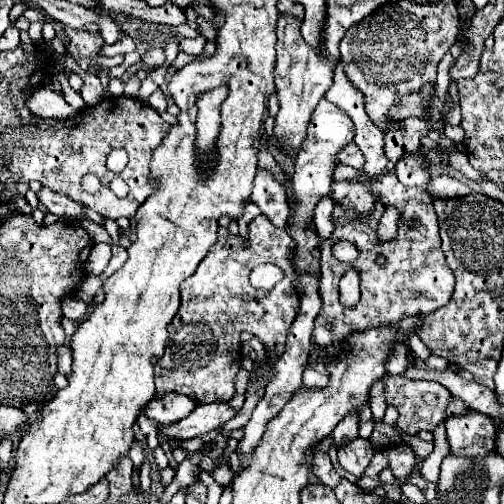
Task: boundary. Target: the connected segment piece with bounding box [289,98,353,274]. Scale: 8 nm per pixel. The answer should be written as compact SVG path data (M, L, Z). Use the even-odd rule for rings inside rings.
M321 98L321 104L317 104L311 116L307 136L301 146L301 158L303 158L305 168L297 168L297 160L295 160L295 174L293 174L293 196L297 200L297 208L293 210L293 216L291 216L293 228L289 228L289 234L297 242L297 270L301 270L303 274L319 272L319 244L321 242L311 232L313 210L319 198L325 196L333 184L331 176L337 166L337 152L341 152L341 148L349 144L351 140L353 140L353 122L349 120L349 116L345 116L345 112L341 112L341 108L337 108L329 100Z

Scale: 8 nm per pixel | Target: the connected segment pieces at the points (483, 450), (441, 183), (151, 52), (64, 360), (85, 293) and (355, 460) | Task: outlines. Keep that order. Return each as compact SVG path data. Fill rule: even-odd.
M471 410L467 416L447 422L449 456L477 458L487 456L495 448L495 426L489 416Z
M441 174L431 180L427 192L437 198L457 198L457 196L471 194L471 188L465 184L463 178L453 178L449 174Z
M155 46L155 48L149 48L149 50L143 54L141 60L143 60L145 68L151 70L151 68L157 68L157 66L161 66L161 64L165 62L165 52Z
M65 344L59 348L59 374L69 376L69 372L71 372L71 350Z
M87 276L87 278L80 284L77 295L87 305L91 305L93 298L97 291L101 288L102 282L97 276Z
M355 438L339 450L338 461L344 470L362 476L374 454L375 448L367 438Z

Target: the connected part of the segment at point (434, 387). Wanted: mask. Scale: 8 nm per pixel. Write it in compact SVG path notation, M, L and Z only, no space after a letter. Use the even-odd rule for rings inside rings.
M385 376L383 378L387 384L385 396L387 402L393 404L399 410L399 420L397 428L407 432L407 434L417 434L419 430L435 430L437 424L445 418L445 406L451 400L451 394L445 386L437 382L427 382L427 380L409 380L405 376Z

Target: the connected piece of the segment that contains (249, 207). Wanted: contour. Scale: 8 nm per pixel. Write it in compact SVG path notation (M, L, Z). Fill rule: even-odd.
M251 200L247 202L242 216L238 219L239 235L243 240L248 237L248 224L261 214L260 209Z

